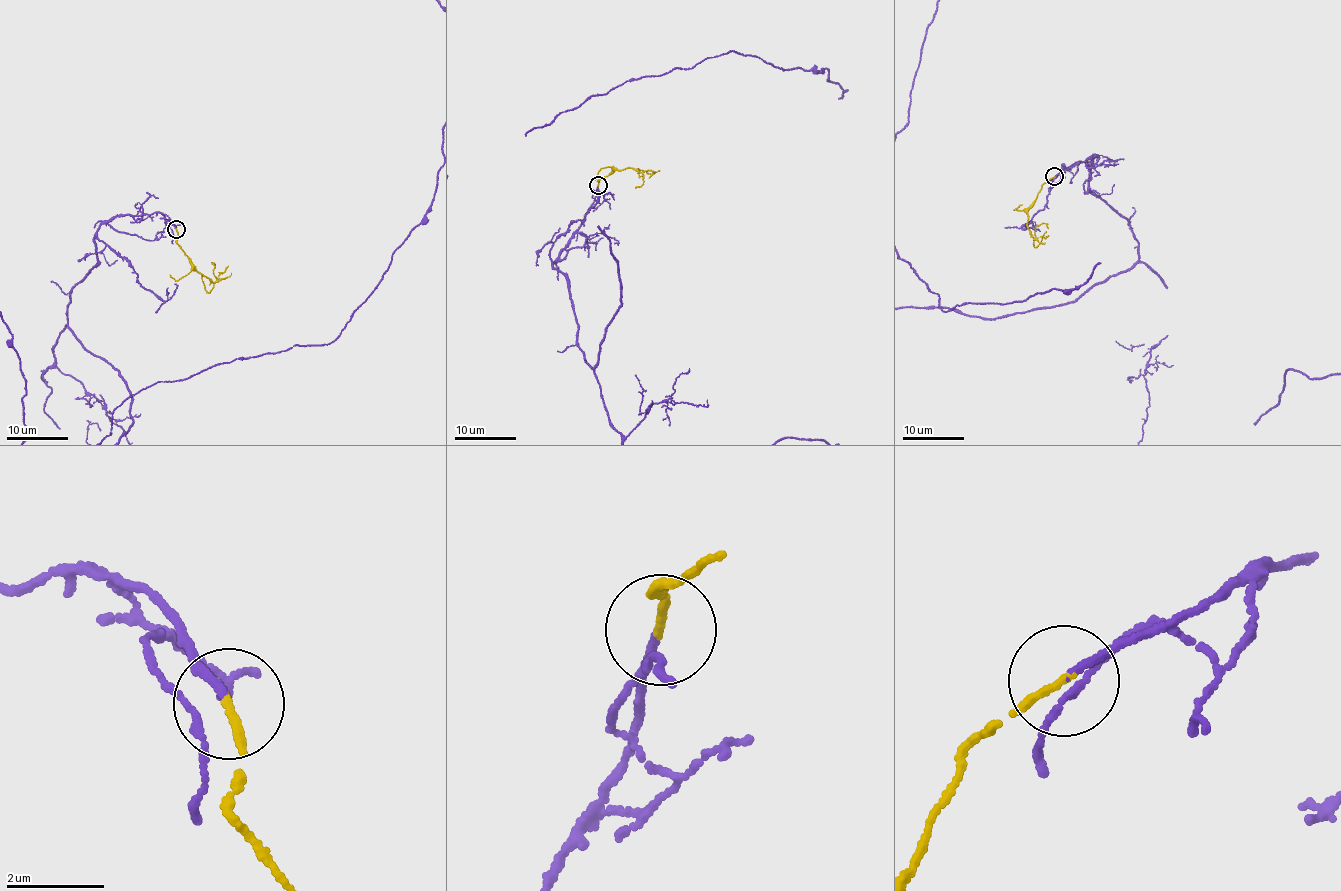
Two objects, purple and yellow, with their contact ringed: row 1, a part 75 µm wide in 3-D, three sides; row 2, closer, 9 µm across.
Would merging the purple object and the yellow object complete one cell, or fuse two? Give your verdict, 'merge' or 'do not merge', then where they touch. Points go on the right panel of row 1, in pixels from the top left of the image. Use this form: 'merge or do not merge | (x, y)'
merge | (1054, 176)

